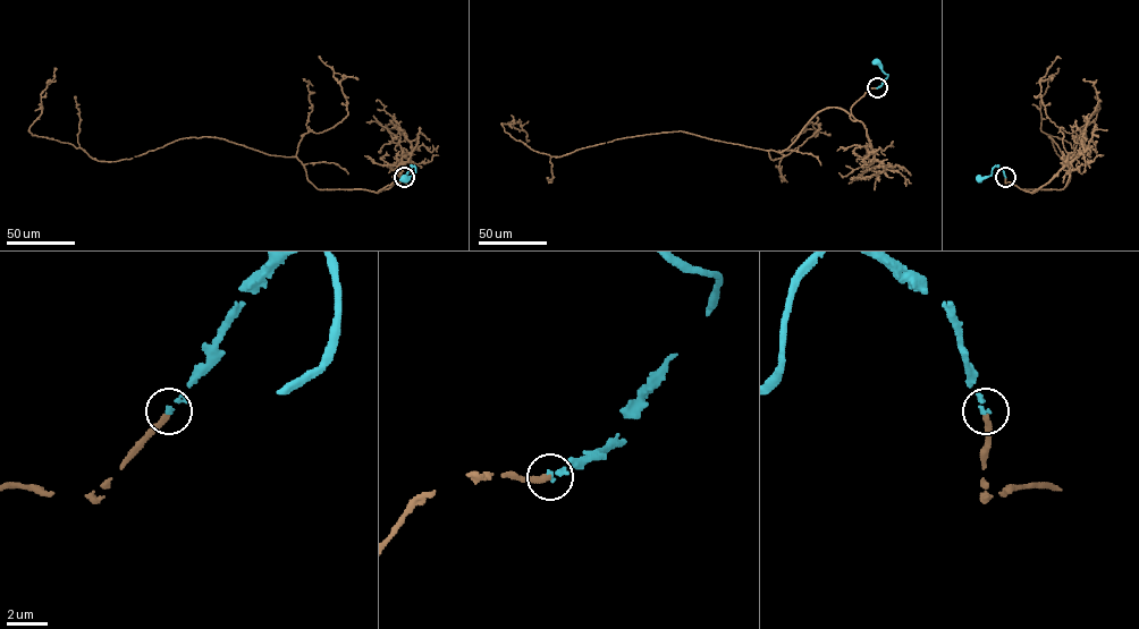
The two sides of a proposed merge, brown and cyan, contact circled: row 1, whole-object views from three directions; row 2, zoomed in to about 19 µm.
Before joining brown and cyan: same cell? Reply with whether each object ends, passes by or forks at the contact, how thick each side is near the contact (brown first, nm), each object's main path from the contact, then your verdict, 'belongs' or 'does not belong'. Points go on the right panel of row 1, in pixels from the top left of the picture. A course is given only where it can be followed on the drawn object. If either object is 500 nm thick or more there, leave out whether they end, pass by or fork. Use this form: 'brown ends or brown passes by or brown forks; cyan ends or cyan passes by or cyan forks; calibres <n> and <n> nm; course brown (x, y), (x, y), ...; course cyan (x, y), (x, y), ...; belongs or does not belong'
brown ends; cyan ends; calibres 260 and 170 nm; course brown (1005, 177), (1031, 193), (1070, 179), (1048, 136), (1064, 161), (1073, 147), (1040, 130), (1059, 68); course cyan (1005, 177), (1003, 170), (995, 166), (992, 173), (978, 178); belongs

